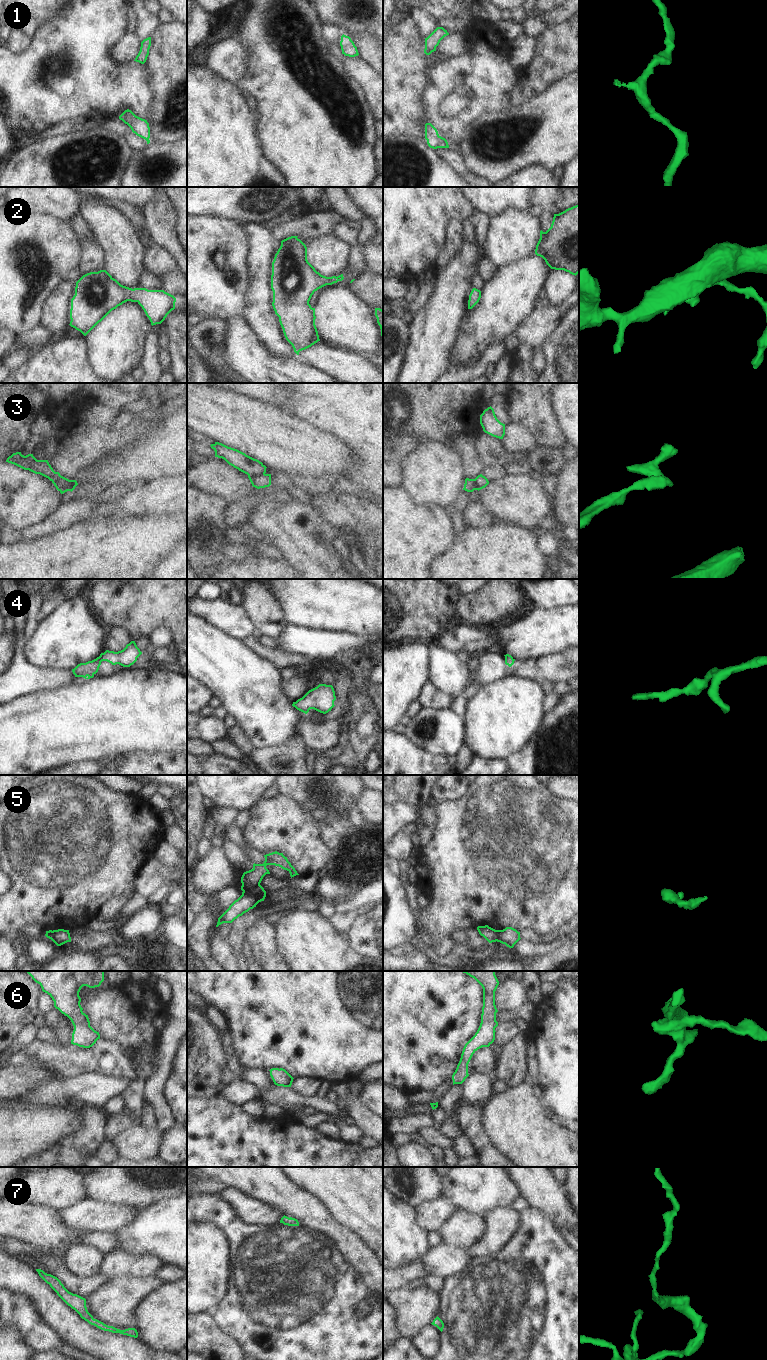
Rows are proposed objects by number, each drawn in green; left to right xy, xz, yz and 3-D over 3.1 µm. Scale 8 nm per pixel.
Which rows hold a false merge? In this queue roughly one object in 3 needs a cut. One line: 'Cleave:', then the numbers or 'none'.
Cleave: 3, 5

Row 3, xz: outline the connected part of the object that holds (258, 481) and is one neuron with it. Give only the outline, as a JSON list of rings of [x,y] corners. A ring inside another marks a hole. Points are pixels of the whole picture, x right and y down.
[[[271,474],[263,475],[248,475],[248,478],[253,487],[260,489],[271,485]]]

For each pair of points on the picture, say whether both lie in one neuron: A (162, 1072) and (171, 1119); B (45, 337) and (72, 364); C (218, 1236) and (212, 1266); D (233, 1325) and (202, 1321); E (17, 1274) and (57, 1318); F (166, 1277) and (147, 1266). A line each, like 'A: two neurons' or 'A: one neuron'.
A: one neuron
B: two neurons
C: one neuron
D: two neurons
E: one neuron
F: two neurons

